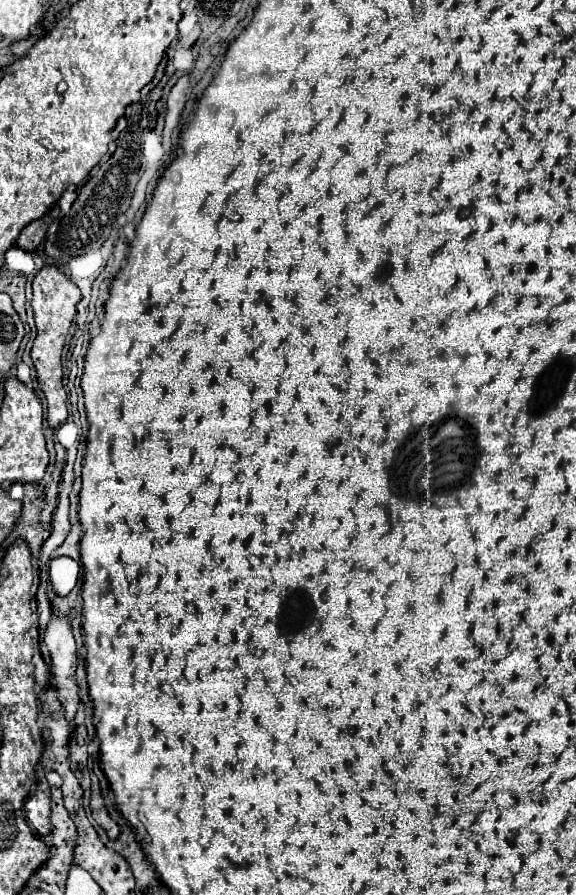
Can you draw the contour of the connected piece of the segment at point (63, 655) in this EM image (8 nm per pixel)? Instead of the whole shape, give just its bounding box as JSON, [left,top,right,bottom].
[44,615,80,725]

